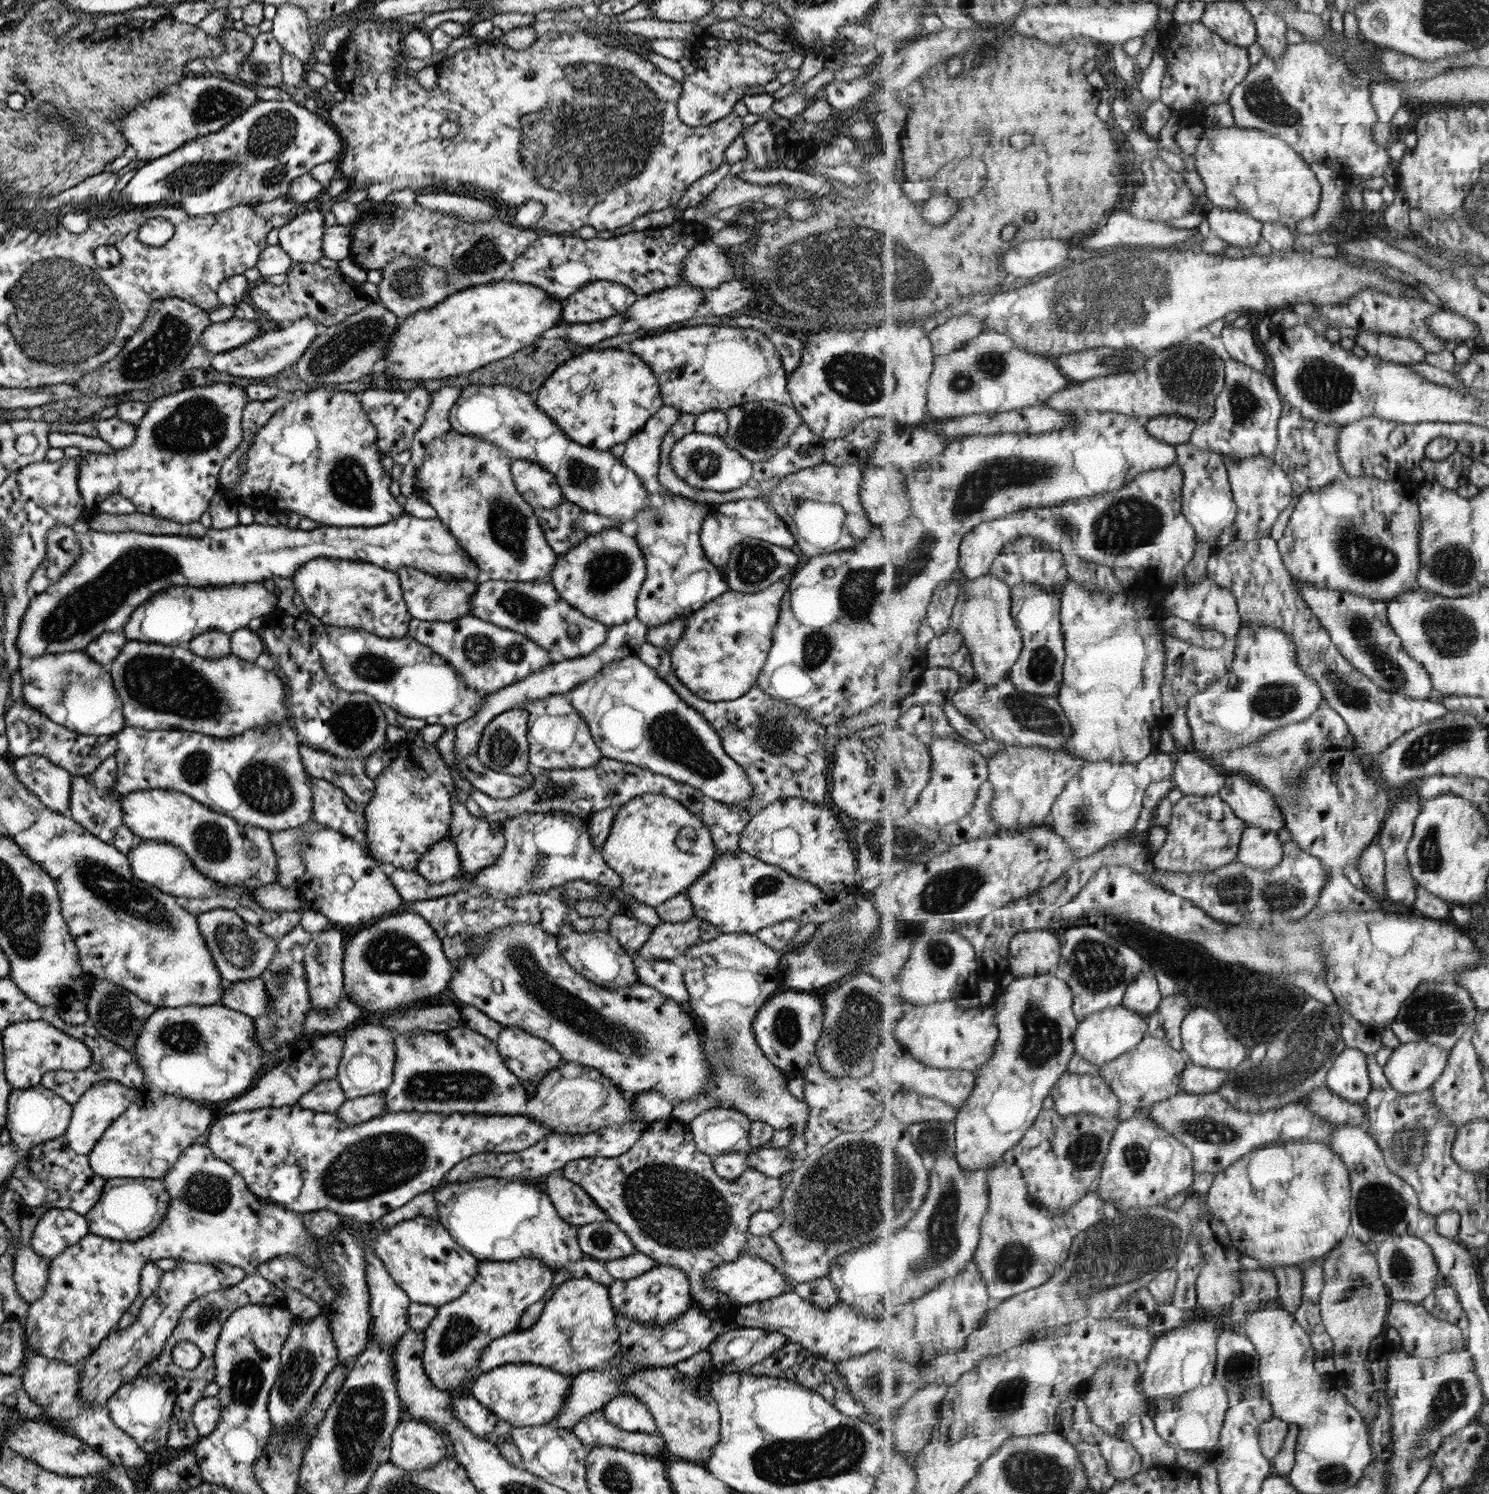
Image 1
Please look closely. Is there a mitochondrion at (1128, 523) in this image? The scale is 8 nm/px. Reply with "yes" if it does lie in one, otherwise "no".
yes

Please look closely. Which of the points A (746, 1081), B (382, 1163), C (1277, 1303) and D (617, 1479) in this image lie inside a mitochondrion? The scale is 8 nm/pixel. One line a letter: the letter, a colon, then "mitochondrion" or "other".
A: mitochondrion
B: mitochondrion
C: other
D: mitochondrion

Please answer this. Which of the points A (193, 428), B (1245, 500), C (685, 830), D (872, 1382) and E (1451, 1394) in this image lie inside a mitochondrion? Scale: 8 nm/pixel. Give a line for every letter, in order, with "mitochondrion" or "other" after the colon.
A: mitochondrion
B: other
C: other
D: mitochondrion
E: mitochondrion

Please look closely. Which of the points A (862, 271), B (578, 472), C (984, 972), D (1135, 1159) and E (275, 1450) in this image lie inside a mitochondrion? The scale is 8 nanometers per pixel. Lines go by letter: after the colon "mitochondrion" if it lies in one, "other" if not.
A: mitochondrion
B: mitochondrion
C: other
D: mitochondrion
E: other

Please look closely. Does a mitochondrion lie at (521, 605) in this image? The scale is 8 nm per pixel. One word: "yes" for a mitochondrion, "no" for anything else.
yes

